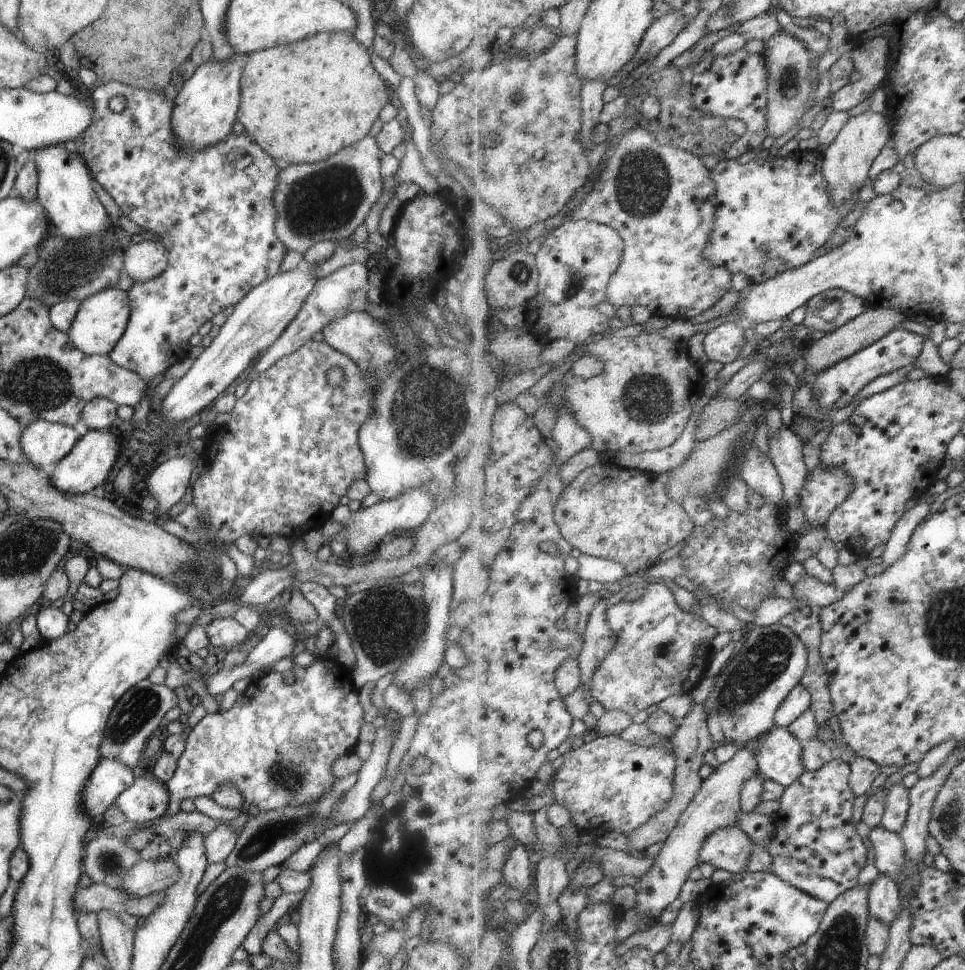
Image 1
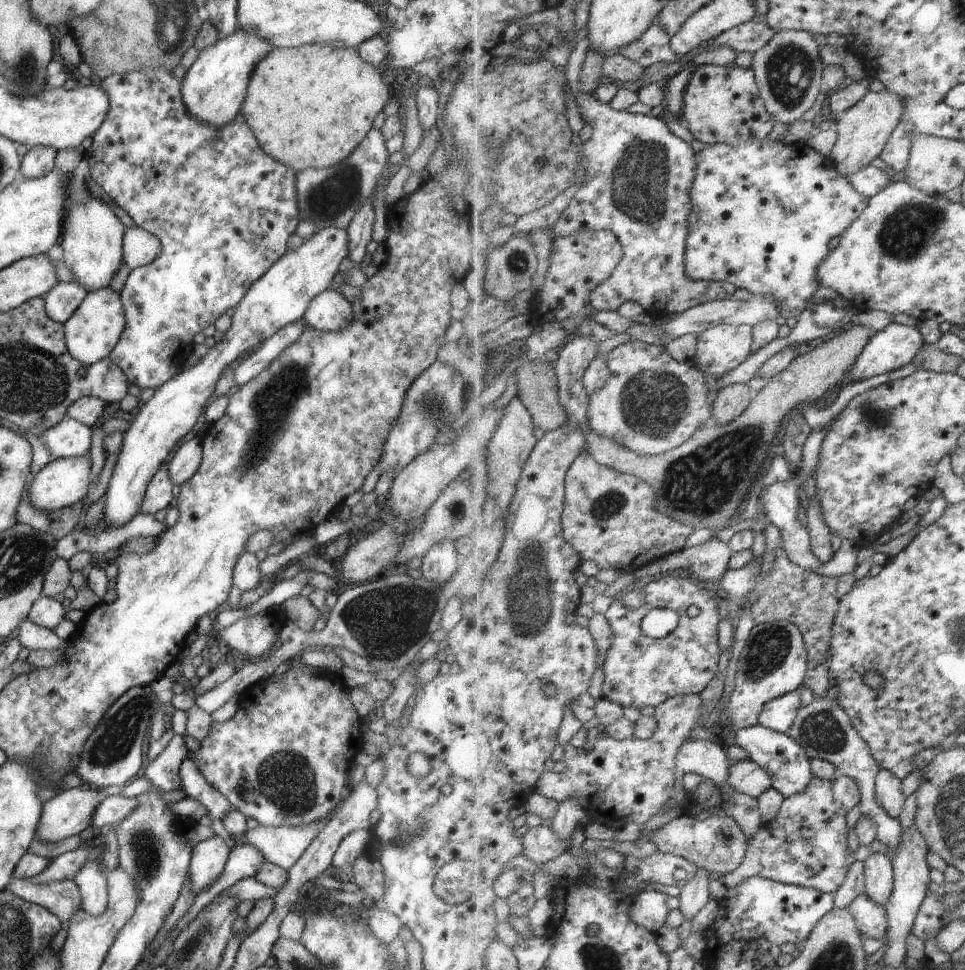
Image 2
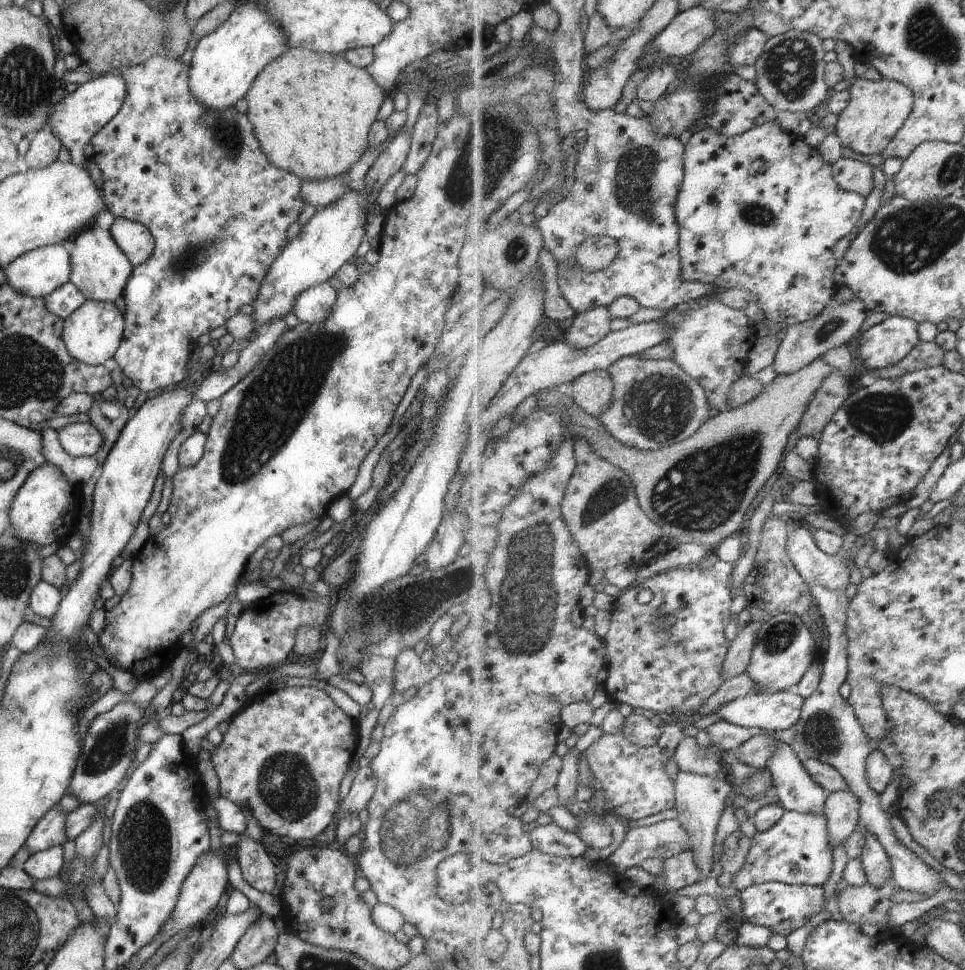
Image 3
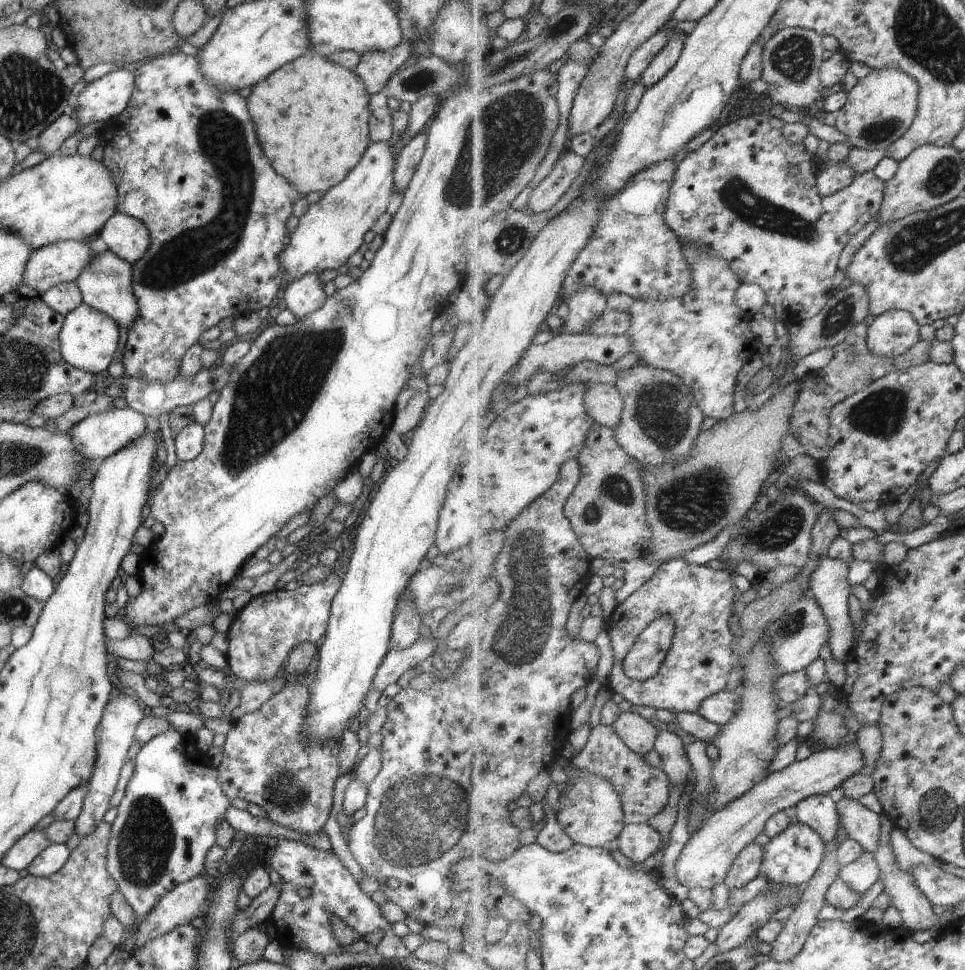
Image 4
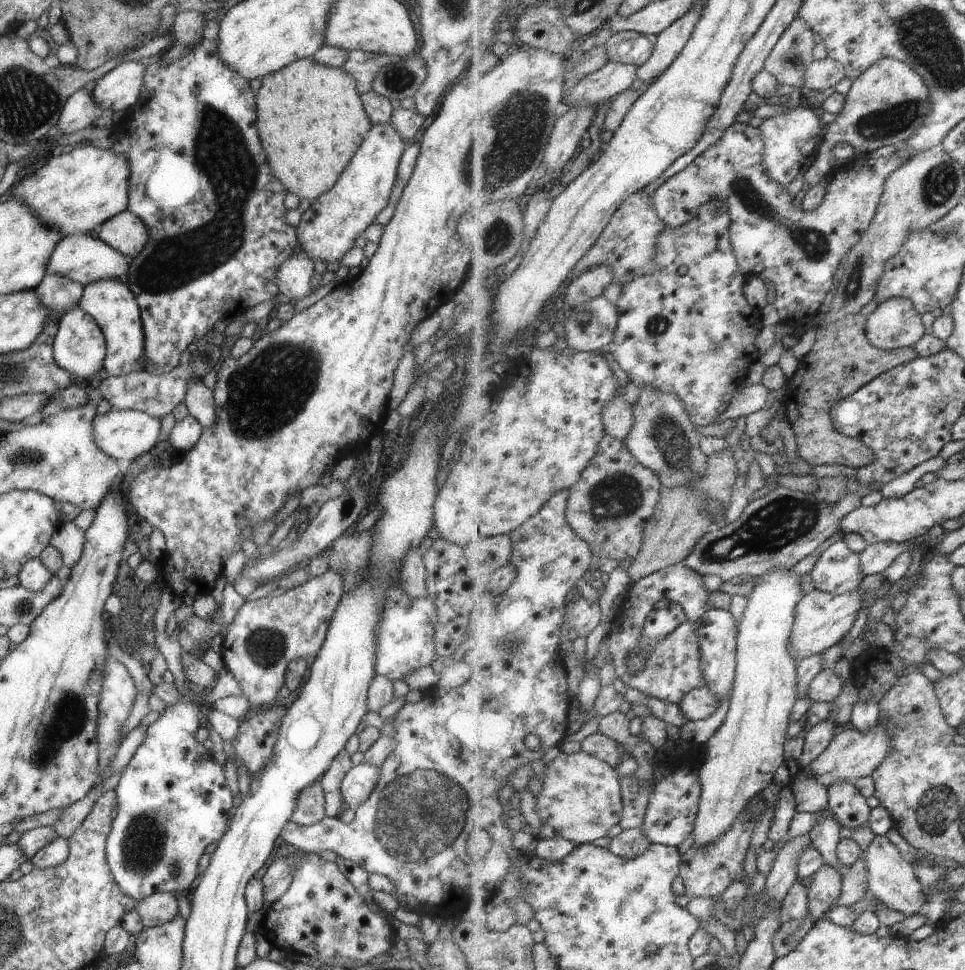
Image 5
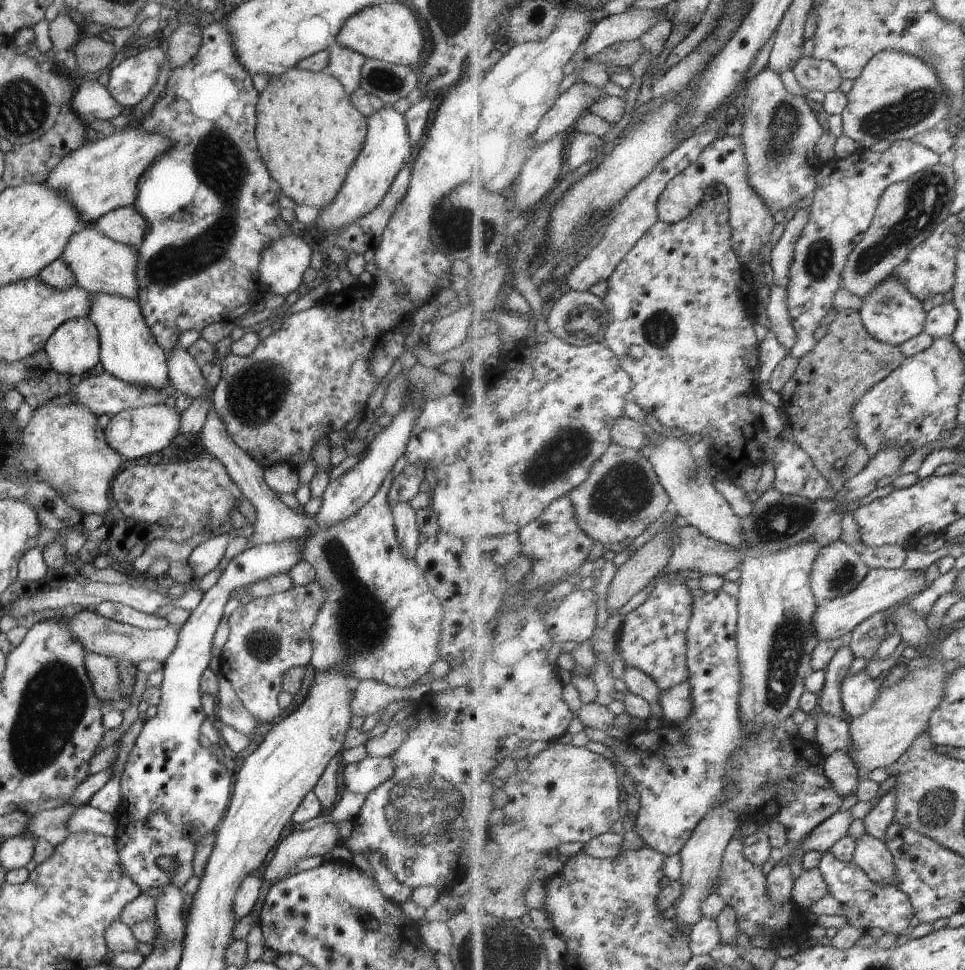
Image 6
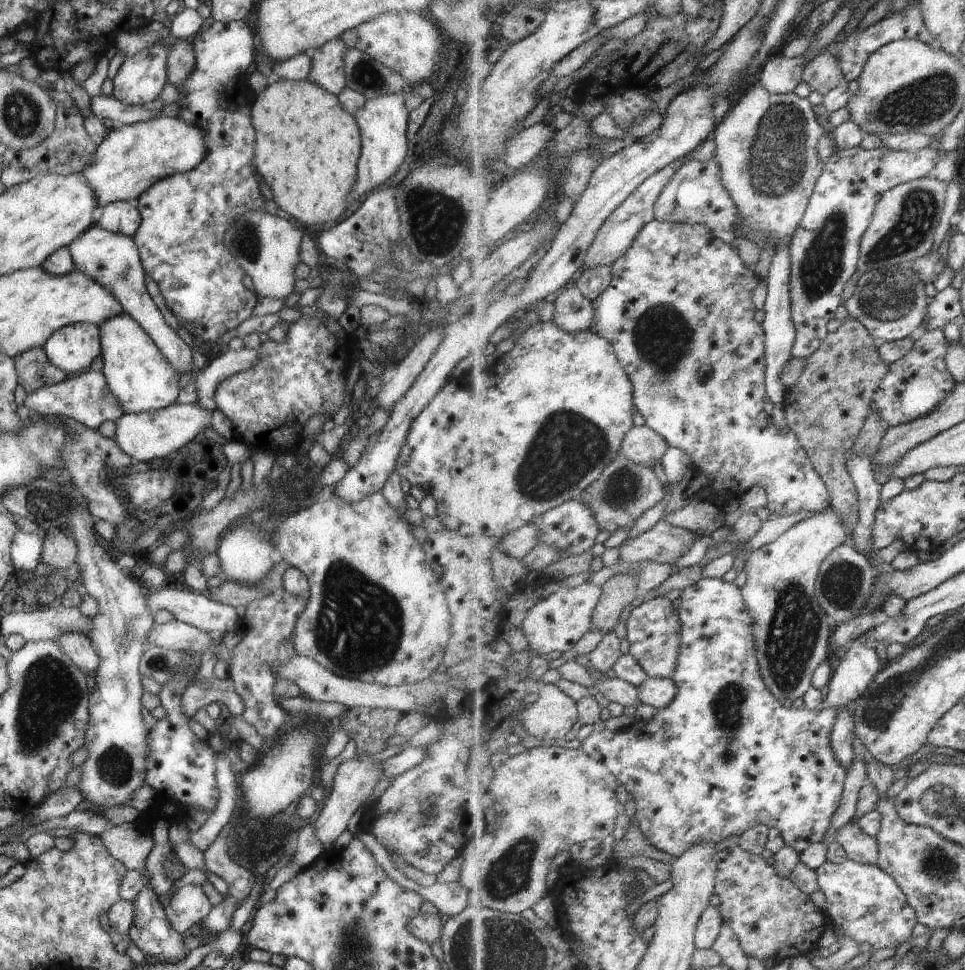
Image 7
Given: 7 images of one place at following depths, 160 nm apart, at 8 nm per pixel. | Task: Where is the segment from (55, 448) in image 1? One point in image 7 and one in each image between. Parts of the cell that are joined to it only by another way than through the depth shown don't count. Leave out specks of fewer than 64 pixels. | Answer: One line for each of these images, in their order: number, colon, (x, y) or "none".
2: (68, 438)
3: (78, 439)
4: (98, 435)
5: (123, 434)
6: (140, 431)
7: (142, 436)

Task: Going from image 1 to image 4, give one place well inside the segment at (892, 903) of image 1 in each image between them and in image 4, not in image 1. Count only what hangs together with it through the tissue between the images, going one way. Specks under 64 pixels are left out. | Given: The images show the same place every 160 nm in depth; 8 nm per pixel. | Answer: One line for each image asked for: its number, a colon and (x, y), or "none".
2: (879, 877)
3: (877, 862)
4: (862, 824)

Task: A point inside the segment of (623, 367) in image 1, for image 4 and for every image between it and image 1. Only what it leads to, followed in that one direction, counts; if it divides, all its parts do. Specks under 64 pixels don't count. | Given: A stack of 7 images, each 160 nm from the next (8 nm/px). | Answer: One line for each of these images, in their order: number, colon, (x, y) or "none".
2: (652, 403)
3: (656, 403)
4: (661, 420)

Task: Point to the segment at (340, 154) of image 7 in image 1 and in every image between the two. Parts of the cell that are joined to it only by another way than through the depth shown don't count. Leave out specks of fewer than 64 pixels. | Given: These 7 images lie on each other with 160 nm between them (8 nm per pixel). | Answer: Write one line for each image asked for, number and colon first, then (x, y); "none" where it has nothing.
1: (301, 102)
2: (308, 106)
3: (310, 111)
4: (312, 115)
5: (303, 109)
6: (308, 132)

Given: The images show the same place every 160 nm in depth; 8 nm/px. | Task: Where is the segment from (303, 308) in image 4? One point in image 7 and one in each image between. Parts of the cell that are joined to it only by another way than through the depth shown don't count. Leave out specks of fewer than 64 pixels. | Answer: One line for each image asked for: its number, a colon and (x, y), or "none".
5: (292, 277)
6: (282, 263)
7: (266, 247)

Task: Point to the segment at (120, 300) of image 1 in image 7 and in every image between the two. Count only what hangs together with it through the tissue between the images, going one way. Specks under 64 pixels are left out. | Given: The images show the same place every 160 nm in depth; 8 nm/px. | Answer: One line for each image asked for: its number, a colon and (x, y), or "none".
2: (90, 333)
3: (91, 332)
4: (88, 338)
5: (78, 347)
6: (72, 348)
7: (71, 348)

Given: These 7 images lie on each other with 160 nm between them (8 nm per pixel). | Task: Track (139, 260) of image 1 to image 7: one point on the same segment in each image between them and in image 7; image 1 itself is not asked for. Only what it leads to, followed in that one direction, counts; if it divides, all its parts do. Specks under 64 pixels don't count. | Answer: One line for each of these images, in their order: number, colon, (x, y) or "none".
2: (138, 247)
3: (133, 239)
4: (126, 237)
5: (124, 232)
6: (125, 225)
7: (122, 217)

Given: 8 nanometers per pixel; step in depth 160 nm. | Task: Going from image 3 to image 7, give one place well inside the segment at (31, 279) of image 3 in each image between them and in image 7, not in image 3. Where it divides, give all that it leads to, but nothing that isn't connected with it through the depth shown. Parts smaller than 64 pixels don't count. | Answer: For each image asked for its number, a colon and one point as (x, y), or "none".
4: (57, 262)
5: (83, 258)
6: (99, 265)
7: (112, 260)

